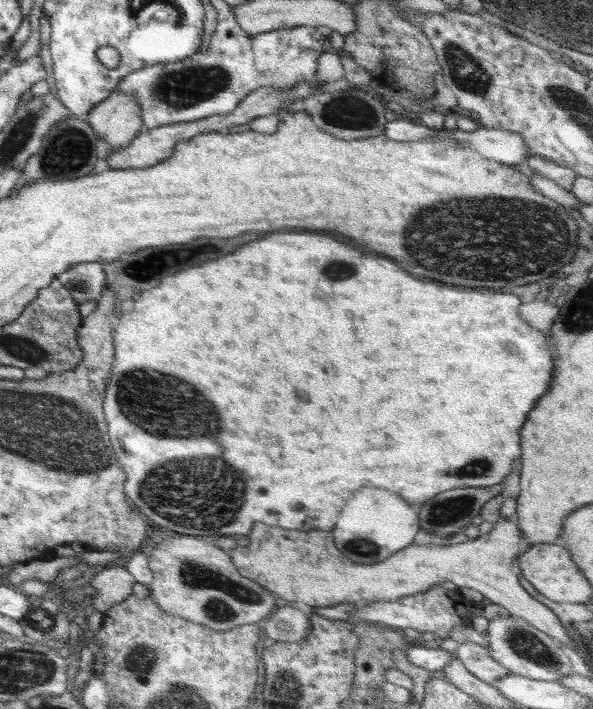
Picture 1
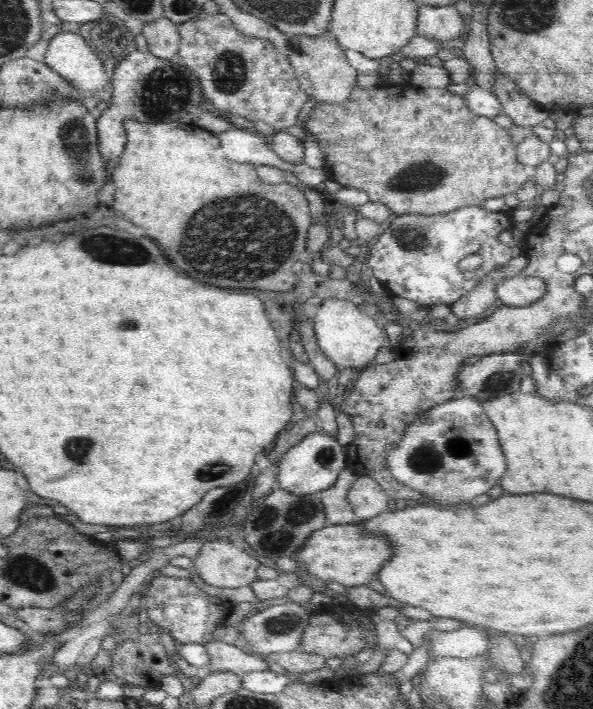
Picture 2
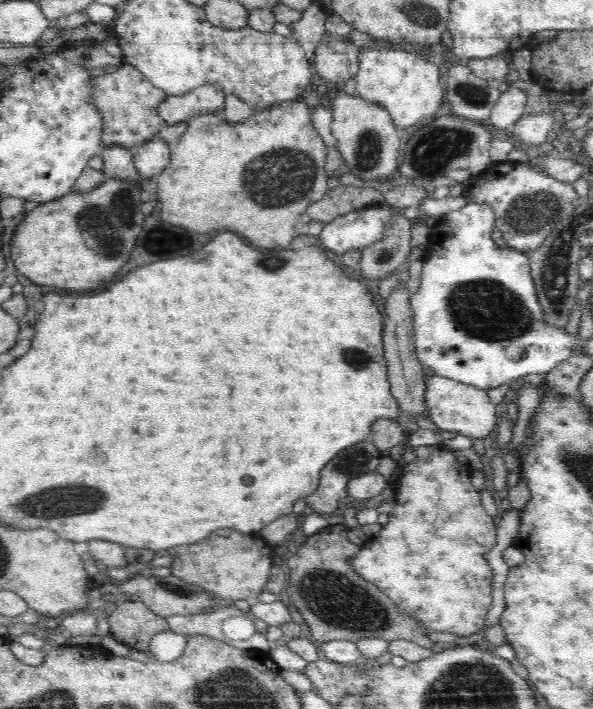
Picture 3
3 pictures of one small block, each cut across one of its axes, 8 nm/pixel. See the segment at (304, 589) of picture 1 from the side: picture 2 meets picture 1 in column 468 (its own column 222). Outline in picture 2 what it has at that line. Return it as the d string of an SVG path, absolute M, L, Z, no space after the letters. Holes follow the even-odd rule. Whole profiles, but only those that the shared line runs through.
M215 540L205 542L202 545L200 552L193 557L191 570L212 586L233 589L239 586L249 586L256 581L258 579L258 575L256 575L258 566L260 566L258 559L248 555L239 544Z

